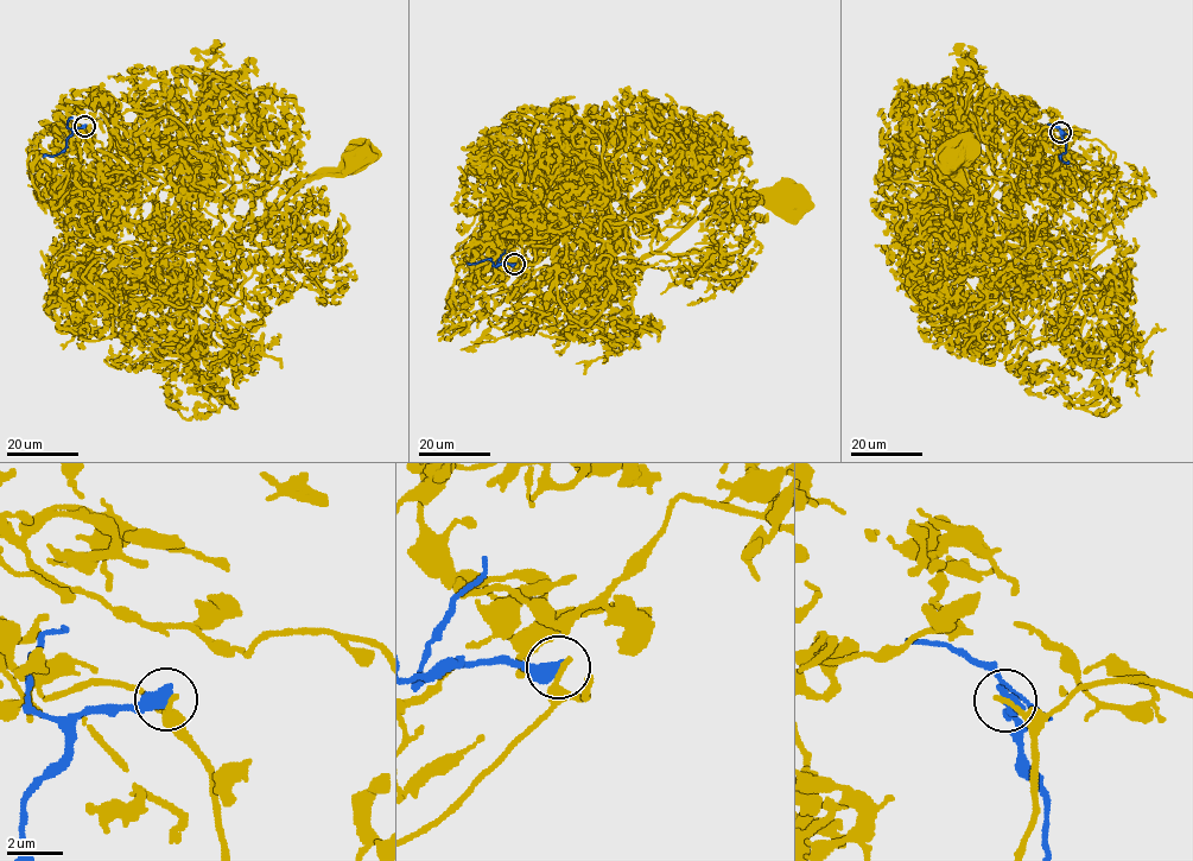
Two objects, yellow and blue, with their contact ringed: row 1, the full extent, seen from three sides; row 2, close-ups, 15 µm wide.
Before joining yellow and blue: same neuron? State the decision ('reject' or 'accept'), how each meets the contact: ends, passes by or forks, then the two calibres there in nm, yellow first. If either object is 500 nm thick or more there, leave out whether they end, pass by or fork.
reject; 200 nm thick on the yellow side, 500 nm on the other

